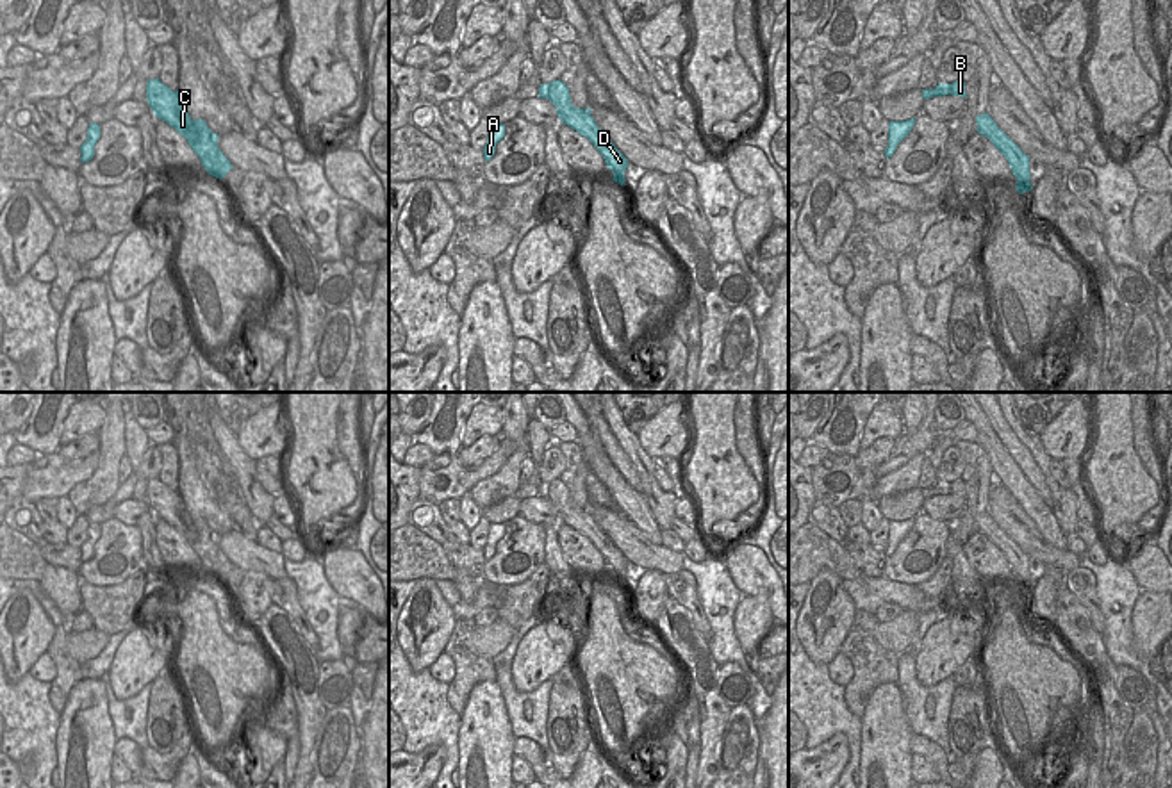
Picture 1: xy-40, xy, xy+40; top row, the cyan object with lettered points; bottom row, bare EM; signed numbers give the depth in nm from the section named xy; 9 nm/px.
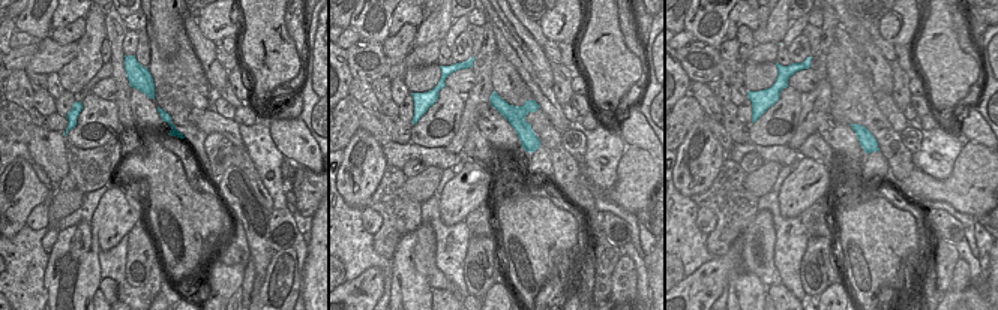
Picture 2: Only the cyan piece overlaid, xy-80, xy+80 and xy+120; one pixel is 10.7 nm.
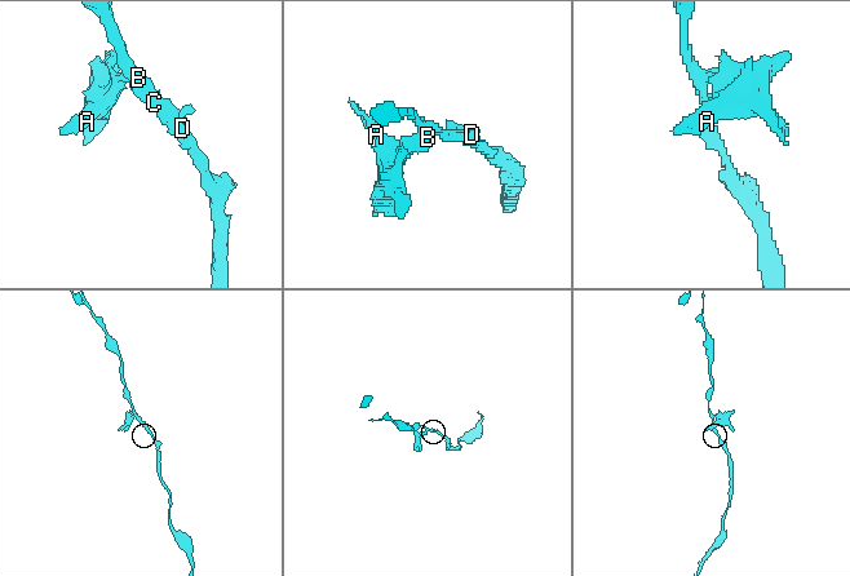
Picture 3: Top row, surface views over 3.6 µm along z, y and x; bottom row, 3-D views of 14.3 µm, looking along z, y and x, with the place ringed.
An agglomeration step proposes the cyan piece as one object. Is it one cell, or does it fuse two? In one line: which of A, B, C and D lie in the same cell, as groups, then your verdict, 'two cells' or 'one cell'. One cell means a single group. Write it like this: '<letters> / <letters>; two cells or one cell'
A / B C D; two cells

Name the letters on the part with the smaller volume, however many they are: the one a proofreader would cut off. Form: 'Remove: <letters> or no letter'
Remove: A

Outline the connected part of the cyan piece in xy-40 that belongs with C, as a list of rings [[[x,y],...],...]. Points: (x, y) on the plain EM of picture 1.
[[[152,478],[146,483],[146,499],[159,519],[187,538],[209,574],[221,579],[234,567],[218,547],[219,535],[207,526],[205,519],[193,519],[187,513],[178,490],[171,490],[159,478]]]

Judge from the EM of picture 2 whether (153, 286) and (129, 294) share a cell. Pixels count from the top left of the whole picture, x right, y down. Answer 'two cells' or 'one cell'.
one cell

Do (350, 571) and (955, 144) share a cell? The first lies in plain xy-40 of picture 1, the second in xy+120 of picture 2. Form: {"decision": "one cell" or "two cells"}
{"decision": "two cells"}

